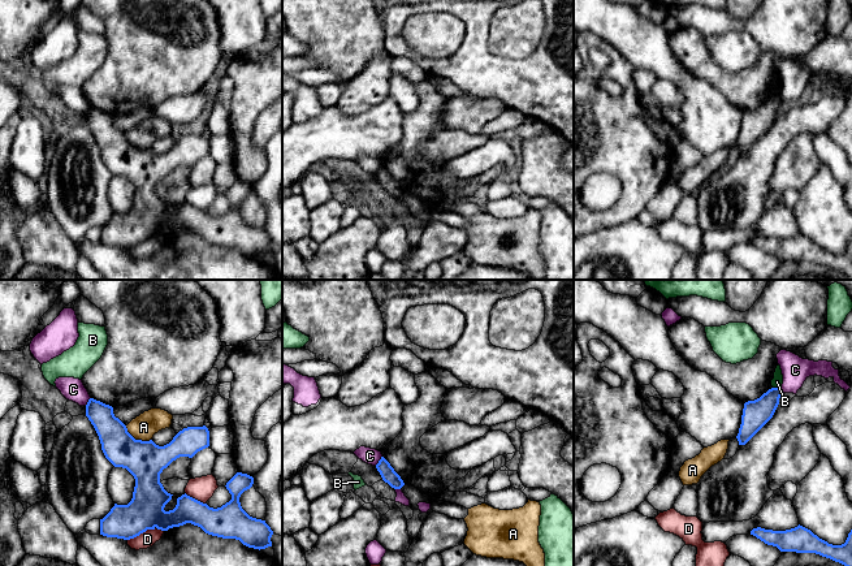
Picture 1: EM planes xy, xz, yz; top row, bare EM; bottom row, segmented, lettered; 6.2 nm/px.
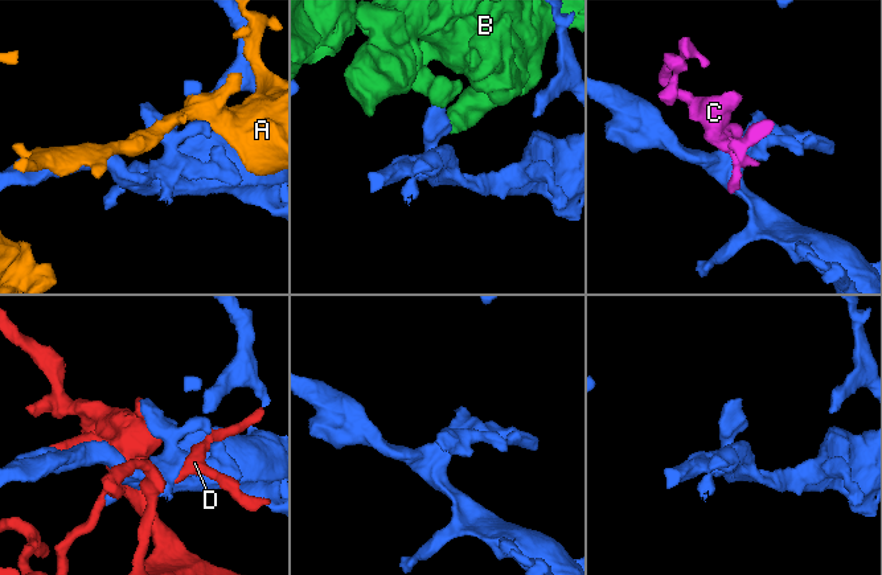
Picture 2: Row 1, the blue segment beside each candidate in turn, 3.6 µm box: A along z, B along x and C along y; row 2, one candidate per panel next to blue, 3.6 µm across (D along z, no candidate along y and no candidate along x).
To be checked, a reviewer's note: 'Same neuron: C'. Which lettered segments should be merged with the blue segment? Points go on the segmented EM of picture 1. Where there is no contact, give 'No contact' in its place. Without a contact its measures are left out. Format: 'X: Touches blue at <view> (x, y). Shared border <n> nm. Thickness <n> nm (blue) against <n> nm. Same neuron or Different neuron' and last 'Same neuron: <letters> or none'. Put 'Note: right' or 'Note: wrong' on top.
Note: wrong
A: Touches blue at xy (137, 440). Shared border 190 nm. Thickness 240 nm (blue) against 160 nm. Different neuron
B: Touches blue at yz (777, 388). Shared border 60 nm. Thickness 170 nm (blue) against 70 nm. Different neuron
C: Touches blue at xz (379, 461). Shared border 80 nm. Thickness 90 nm (blue) against 100 nm. Different neuron
D: Touches blue at xy (145, 531). Shared border 240 nm. Thickness 220 nm (blue) against 100 nm. Different neuron
Same neuron: none

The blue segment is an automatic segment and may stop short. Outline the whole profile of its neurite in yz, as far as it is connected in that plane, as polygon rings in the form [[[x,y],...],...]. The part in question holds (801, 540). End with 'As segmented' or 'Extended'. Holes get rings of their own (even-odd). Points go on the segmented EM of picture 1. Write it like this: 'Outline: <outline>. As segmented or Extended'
Outline: [[[797,526],[786,531],[753,528],[751,535],[780,552],[816,553],[844,566],[852,566],[852,530],[842,545],[832,545],[819,539],[810,530]]]. As segmented

